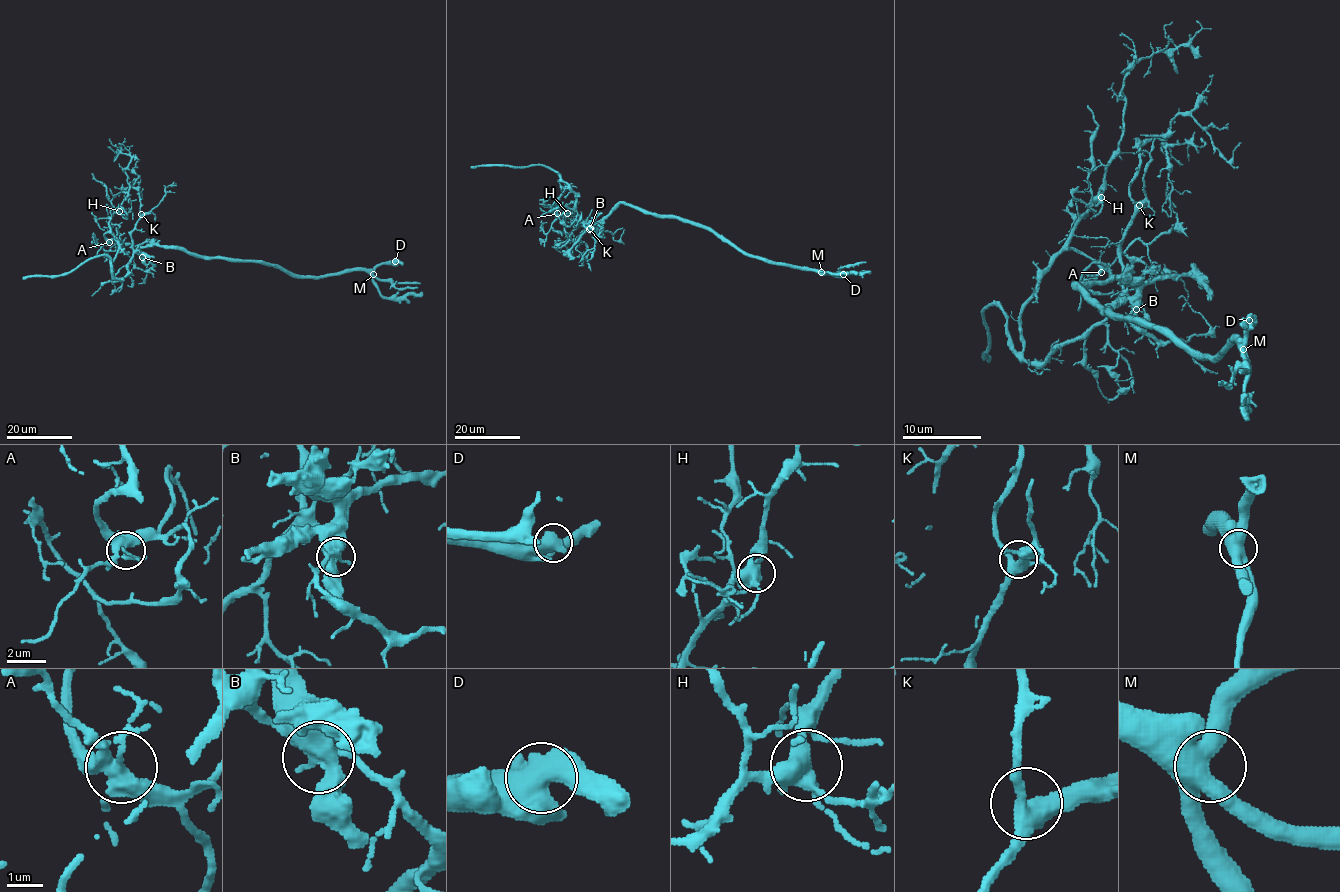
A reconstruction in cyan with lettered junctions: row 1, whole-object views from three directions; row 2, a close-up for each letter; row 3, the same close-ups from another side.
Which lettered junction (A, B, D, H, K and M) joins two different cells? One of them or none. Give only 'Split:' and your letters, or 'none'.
Split: B

